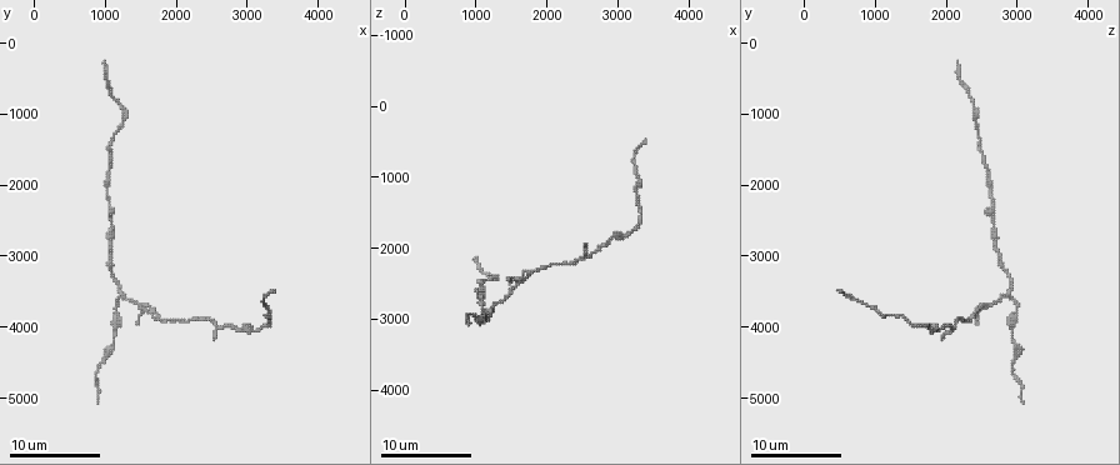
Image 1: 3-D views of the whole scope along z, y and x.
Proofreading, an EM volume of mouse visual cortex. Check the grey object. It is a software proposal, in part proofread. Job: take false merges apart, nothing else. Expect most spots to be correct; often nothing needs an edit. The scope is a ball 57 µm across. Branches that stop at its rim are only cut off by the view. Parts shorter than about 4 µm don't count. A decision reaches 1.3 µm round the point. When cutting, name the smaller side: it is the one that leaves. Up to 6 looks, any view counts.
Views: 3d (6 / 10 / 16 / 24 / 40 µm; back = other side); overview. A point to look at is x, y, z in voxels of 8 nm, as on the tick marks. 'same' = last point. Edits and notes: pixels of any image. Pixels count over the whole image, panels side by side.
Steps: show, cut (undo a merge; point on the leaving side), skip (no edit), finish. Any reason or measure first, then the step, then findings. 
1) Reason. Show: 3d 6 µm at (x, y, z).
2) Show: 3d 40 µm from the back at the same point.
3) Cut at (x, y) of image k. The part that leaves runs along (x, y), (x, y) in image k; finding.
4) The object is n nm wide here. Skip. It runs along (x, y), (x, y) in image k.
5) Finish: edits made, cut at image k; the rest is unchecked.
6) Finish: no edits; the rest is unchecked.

Thick turns thin. Show: 3d 10 µm at (1250, 950, 2400).

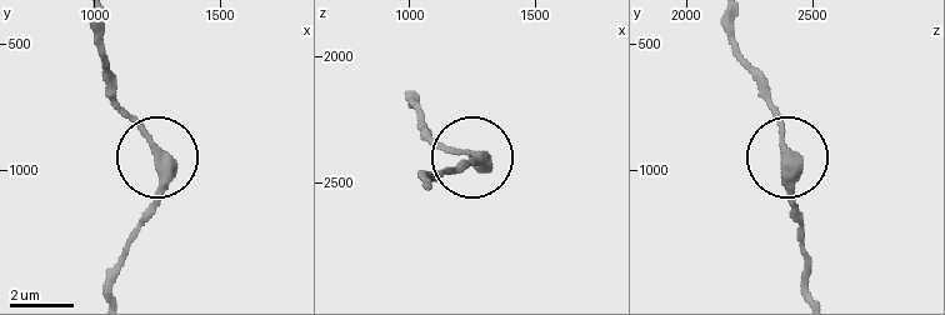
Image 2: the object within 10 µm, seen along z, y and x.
Skip. It runs along (109, 288), (158, 190), (154, 150), (111, 104) in image 2; continuous, no second neuron.

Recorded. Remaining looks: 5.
Three-way junction. Show: 3d 16 µm at (1250, 3550, 2850).

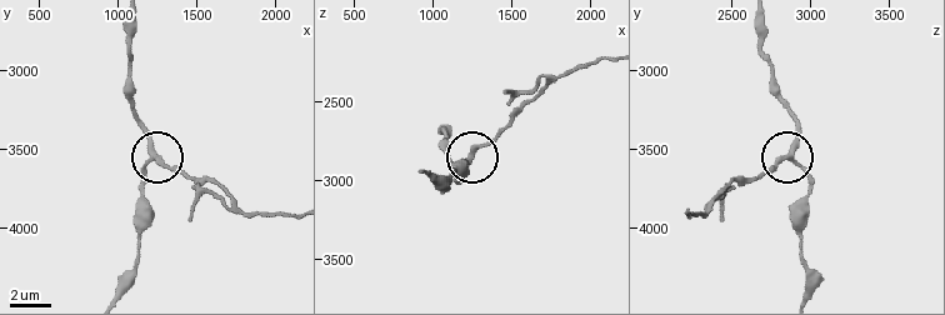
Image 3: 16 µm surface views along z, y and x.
The side arm is 14 µm long; 3 arms meet here. Skip. All the same neuron.

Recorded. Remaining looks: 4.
Show: 3d 16 µm at (1050, 2500, 2650).

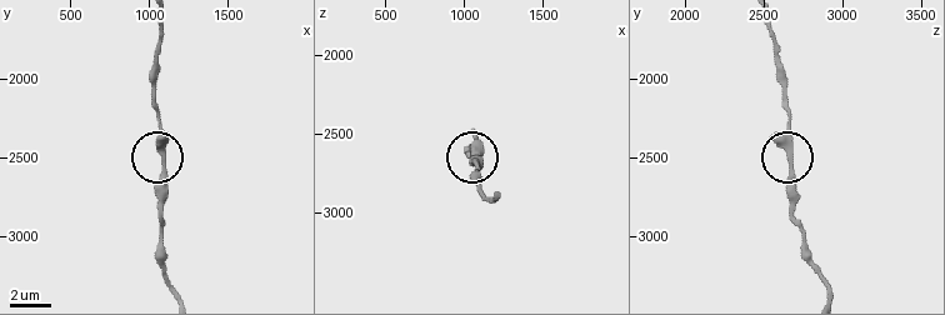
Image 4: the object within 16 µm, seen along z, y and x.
Show: 3d 16 µm from the back at (1100, 2580, 2680).

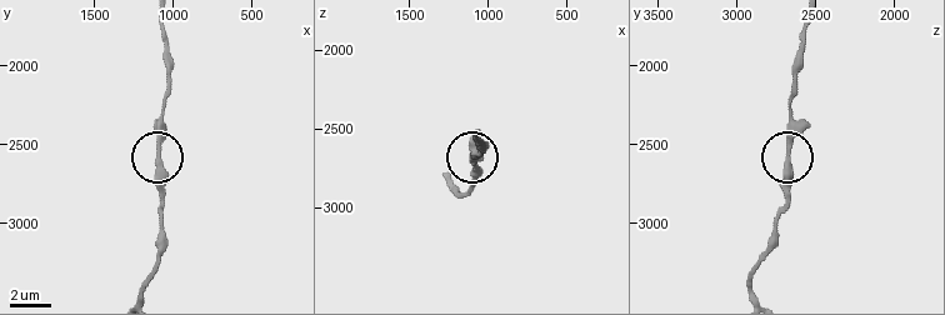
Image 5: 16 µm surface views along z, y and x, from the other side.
Skip. It runs along (754, 294), (753, 279), (783, 199), (788, 99) in image 5; continuous, no second neuron.

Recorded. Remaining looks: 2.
Finish: no edits; the rest is unchecked.

